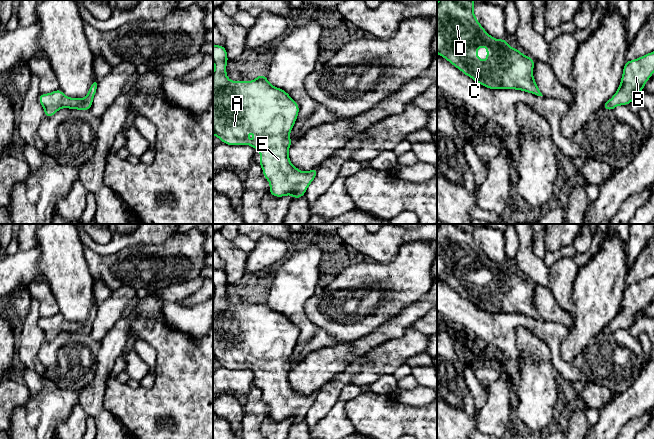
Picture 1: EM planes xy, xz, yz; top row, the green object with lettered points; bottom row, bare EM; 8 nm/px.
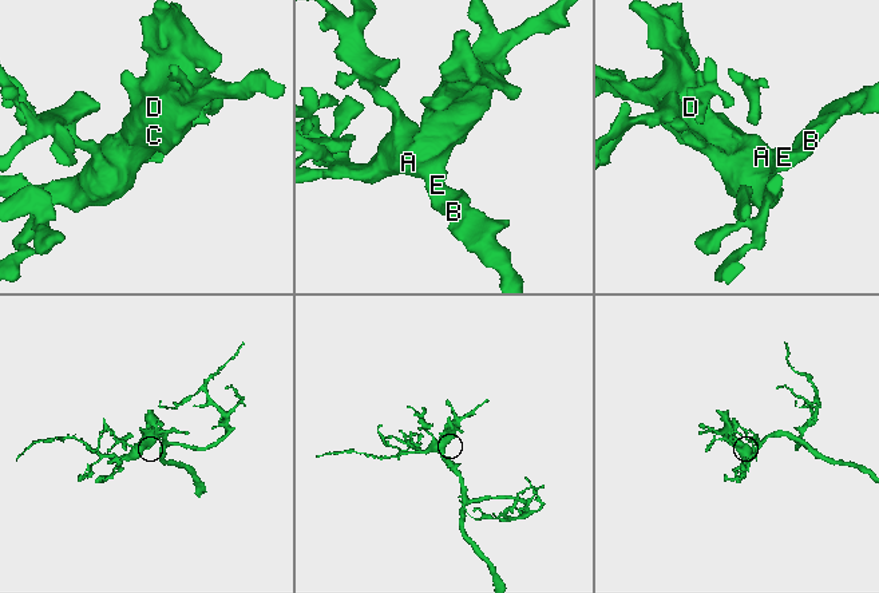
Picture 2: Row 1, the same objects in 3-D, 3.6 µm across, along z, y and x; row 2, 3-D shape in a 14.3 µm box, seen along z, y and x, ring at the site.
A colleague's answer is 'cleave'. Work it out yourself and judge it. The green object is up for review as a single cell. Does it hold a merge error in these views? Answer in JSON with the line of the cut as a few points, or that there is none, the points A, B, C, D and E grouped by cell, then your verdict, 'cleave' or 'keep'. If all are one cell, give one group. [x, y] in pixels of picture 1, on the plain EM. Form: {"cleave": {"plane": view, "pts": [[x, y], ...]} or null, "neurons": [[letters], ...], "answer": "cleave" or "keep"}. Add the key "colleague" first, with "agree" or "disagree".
{"colleague": "disagree", "cleave": null, "neurons": [["A", "B", "C", "D", "E"]], "answer": "keep"}

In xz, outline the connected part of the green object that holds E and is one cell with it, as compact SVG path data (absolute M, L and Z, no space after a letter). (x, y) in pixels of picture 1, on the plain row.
M213 269L213 286L215 293L213 297L213 359L217 360L222 367L228 369L250 369L260 374L260 386L265 402L270 407L269 417L275 421L291 418L293 423L302 421L310 407L317 398L317 392L308 396L301 396L294 391L289 384L288 374L293 367L289 357L297 343L299 330L283 313L272 310L265 299L259 299L250 306L230 305L226 298L228 286L227 276L224 270Z

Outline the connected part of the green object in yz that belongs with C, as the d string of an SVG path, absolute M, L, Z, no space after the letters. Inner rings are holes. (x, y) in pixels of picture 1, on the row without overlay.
M440 224L437 227L437 277L487 312L516 313L543 320L533 302L534 284L510 271L505 263L491 261L477 245L474 230L473 224ZM482 270L487 271L485 285L476 279Z

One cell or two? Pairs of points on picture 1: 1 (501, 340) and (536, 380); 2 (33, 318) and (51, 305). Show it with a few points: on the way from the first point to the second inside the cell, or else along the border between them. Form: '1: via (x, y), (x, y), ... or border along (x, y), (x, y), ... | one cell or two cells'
1: border along (515, 336), (515, 345), (518, 351), (517, 360) | two cells
2: border along (32, 299), (38, 305), (40, 317) | two cells

